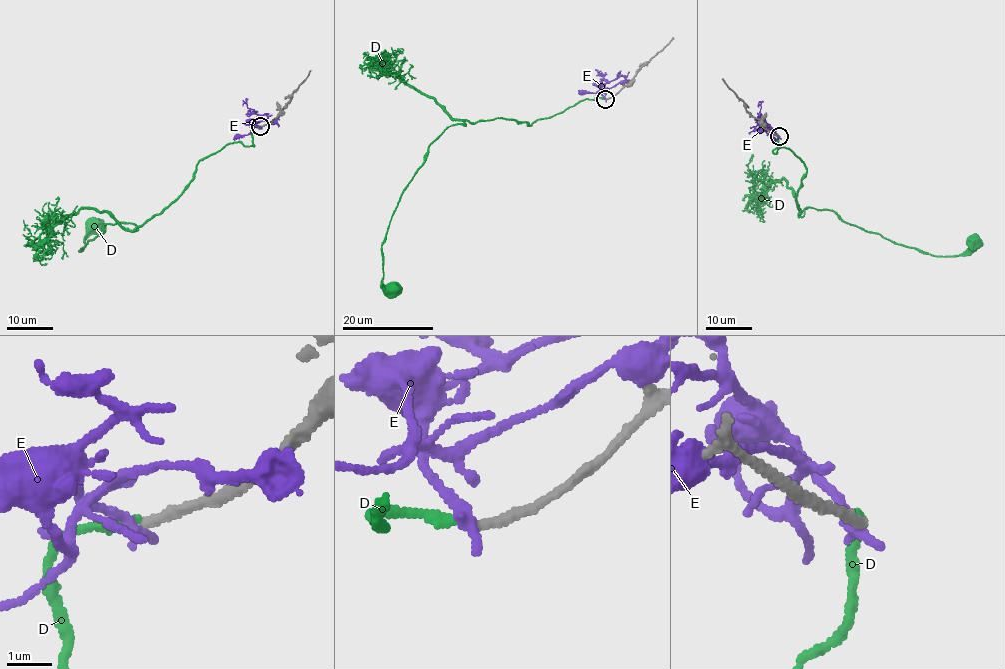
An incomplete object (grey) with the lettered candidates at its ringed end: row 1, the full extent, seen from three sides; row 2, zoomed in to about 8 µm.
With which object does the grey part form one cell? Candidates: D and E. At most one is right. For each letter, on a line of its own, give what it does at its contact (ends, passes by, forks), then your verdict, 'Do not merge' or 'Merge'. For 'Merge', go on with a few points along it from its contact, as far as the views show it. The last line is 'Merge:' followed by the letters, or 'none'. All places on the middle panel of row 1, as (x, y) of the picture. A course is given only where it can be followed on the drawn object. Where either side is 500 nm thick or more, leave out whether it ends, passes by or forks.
D: It ends there. Do not merge
E: It ends there. Do not merge
Merge: none

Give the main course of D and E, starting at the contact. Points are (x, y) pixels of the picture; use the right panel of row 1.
D: (778, 136), (775, 153), (804, 163), (800, 216), (831, 210), (935, 256), (975, 239)
E: (778, 137), (759, 112), (763, 101)

